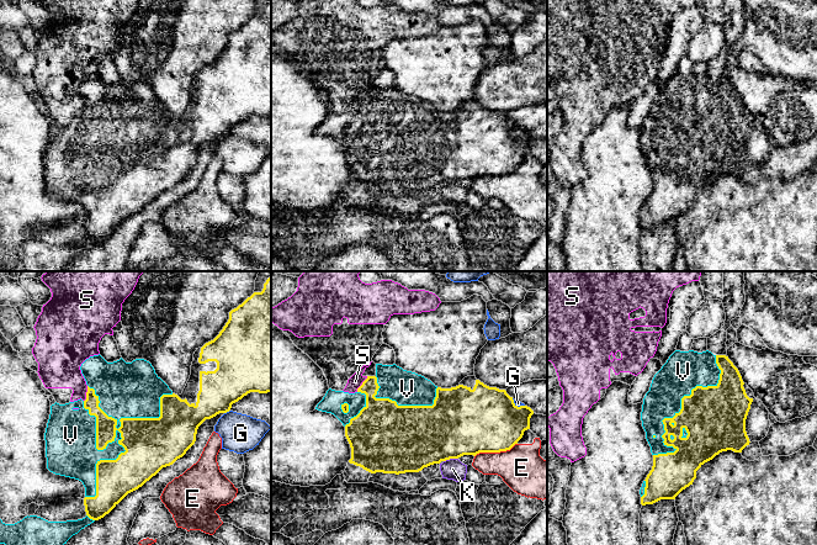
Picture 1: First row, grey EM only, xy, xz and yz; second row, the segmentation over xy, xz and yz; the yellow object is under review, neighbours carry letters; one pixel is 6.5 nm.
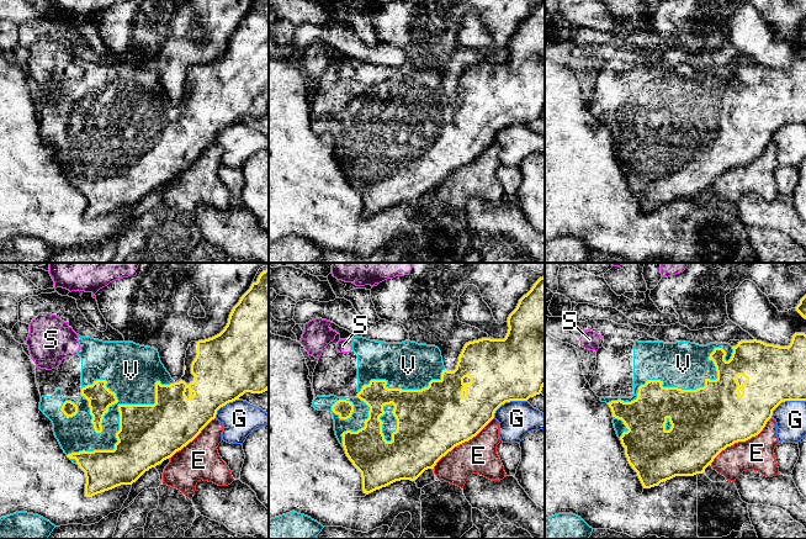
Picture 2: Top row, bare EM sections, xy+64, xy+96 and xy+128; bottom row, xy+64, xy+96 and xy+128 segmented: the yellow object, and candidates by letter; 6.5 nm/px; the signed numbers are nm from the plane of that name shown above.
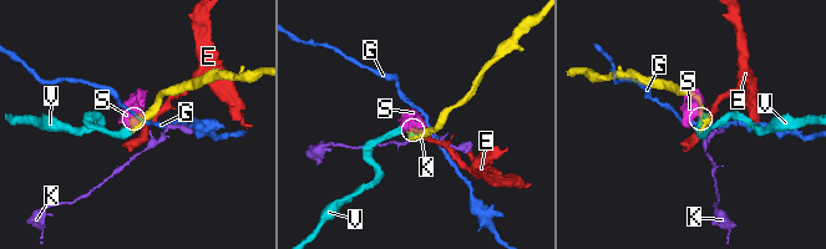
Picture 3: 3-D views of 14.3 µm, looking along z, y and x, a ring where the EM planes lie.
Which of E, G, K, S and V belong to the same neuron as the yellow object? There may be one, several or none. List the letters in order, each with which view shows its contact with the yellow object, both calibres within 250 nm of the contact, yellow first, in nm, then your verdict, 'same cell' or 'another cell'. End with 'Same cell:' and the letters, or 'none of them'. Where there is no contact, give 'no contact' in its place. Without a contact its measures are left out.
E: xz | 440/280 nm | another cell
G: xy | 280/260 nm | another cell
K: xz | 440/140 nm | another cell
S: xz | 260/90 nm | another cell
V: xy | 340/180 nm | same cell
Same cell: V

